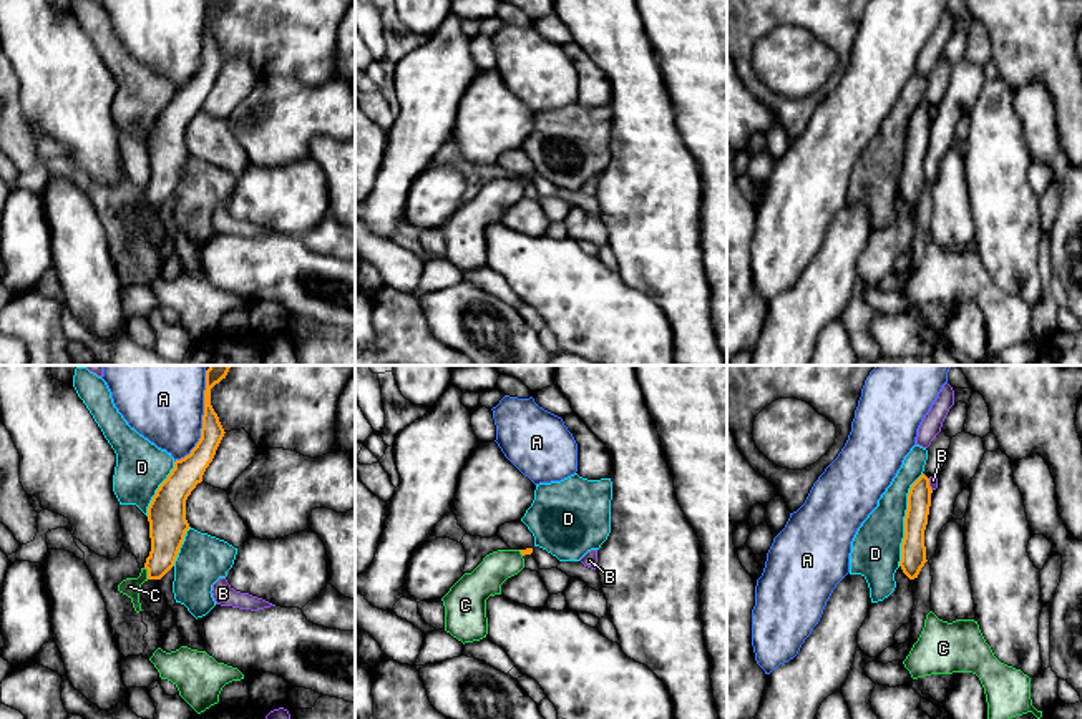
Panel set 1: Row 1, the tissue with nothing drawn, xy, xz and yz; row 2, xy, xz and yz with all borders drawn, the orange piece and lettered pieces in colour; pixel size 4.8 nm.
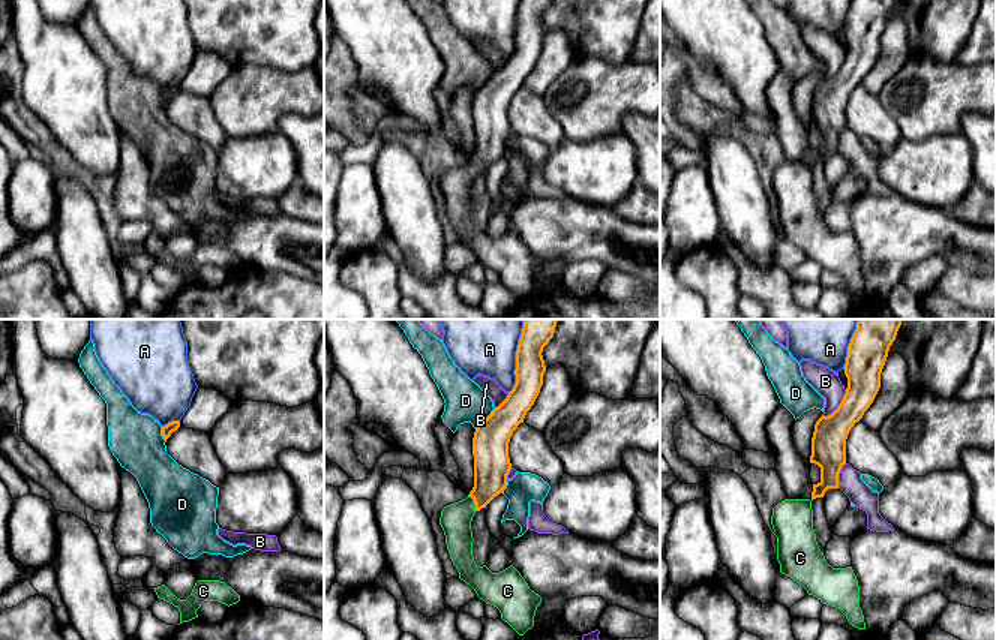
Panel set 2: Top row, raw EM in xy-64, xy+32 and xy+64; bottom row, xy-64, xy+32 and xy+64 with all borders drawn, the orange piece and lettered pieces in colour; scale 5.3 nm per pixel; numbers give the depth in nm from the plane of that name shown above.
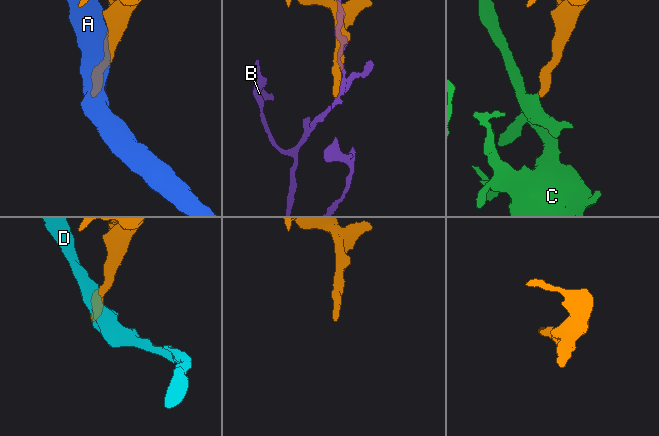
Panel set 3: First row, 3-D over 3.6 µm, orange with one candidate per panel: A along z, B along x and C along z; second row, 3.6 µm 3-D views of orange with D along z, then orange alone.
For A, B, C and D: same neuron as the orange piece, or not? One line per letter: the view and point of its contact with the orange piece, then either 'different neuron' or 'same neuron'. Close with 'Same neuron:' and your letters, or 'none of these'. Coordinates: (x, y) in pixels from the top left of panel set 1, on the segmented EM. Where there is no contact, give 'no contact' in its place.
A: xy (203, 419) | different neuron
B: yz (928, 485) | different neuron
C: xy (148, 573) | same neuron
D: yz (905, 520) | different neuron
Same neuron: C

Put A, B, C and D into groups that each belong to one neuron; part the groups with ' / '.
A / B / C / D

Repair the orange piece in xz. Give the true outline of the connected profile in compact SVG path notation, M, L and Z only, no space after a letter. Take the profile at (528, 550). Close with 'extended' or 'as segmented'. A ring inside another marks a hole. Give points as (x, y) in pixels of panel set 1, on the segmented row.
M498 550L465 573L441 598L445 606L445 631L458 641L473 643L486 638L486 599L501 594L501 584L524 568L526 550Z; extended

